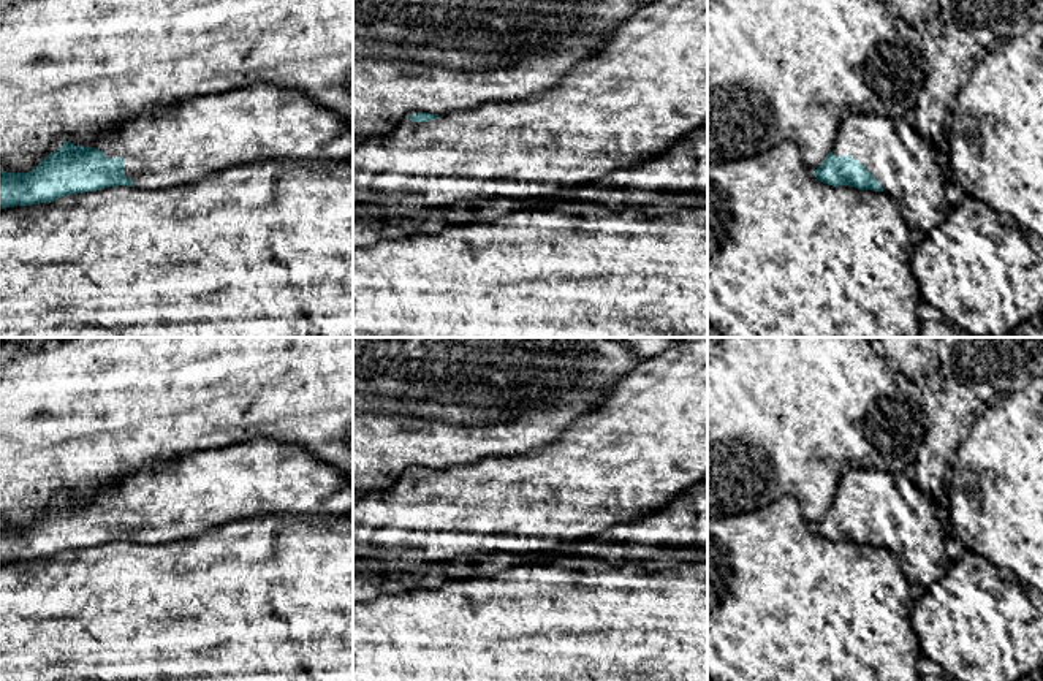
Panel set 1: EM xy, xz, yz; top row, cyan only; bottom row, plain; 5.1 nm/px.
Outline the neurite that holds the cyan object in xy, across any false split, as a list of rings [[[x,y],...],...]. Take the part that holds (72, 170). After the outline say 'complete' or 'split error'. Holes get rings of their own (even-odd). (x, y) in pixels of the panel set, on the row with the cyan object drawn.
[[[275,84],[248,86],[152,108],[123,122],[89,147],[55,141],[49,155],[28,173],[0,171],[0,209],[51,203],[66,195],[106,187],[160,190],[190,184],[256,160],[343,160],[353,155],[347,119],[318,105],[305,92]]]; split error

